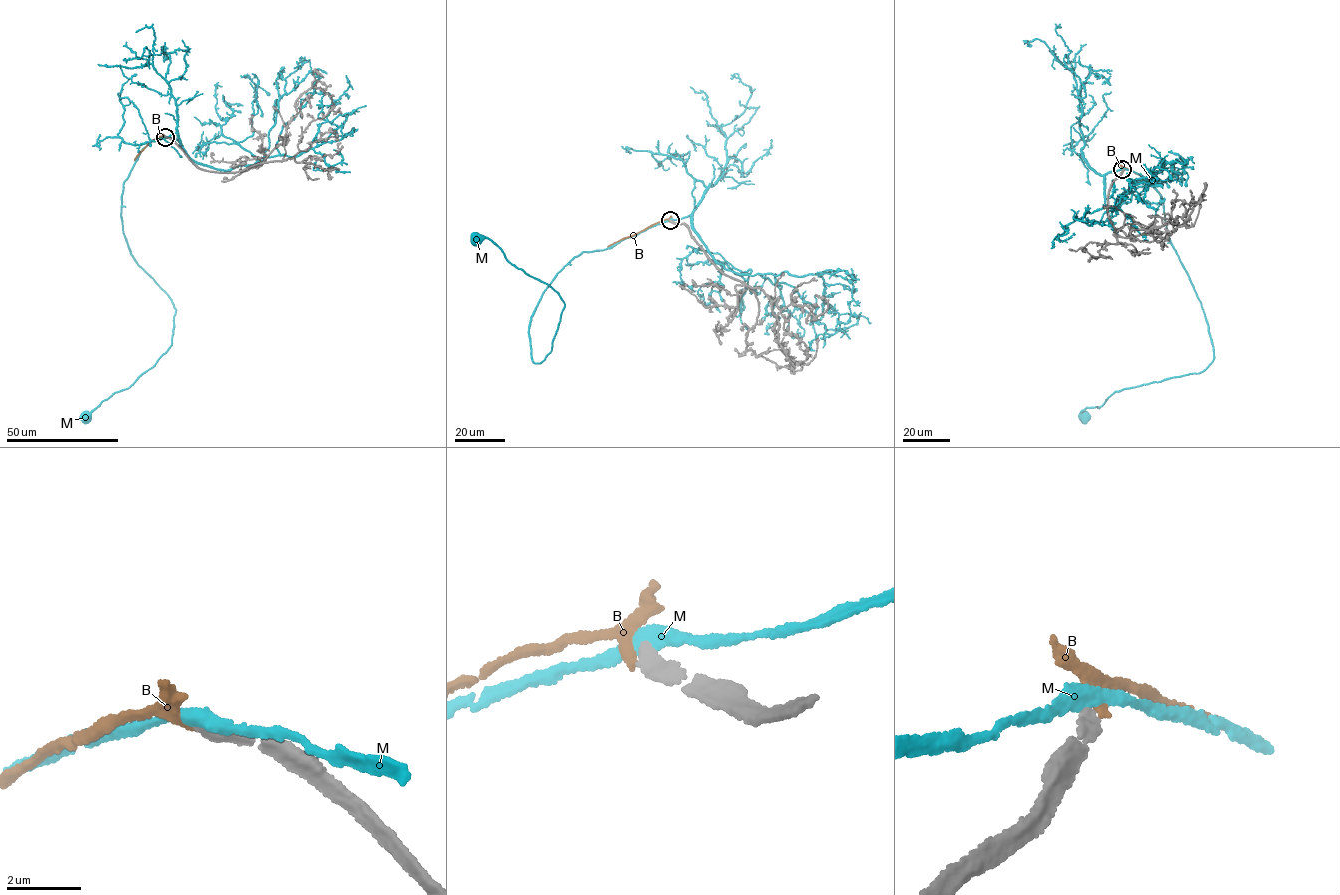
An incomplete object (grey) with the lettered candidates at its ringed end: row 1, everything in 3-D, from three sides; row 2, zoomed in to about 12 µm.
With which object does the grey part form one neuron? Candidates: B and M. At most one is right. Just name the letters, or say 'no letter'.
no letter

